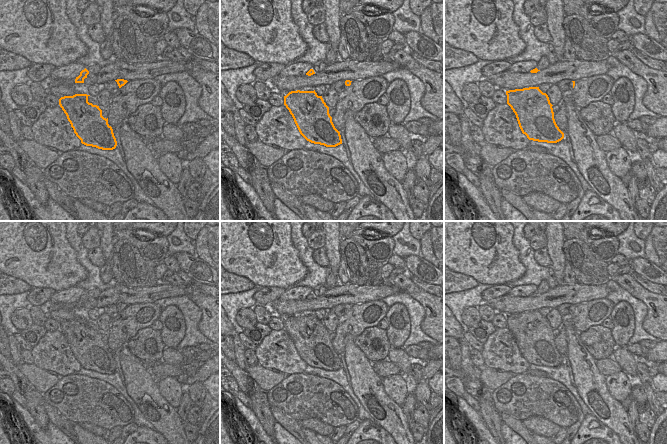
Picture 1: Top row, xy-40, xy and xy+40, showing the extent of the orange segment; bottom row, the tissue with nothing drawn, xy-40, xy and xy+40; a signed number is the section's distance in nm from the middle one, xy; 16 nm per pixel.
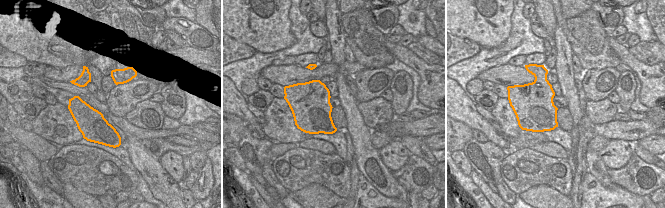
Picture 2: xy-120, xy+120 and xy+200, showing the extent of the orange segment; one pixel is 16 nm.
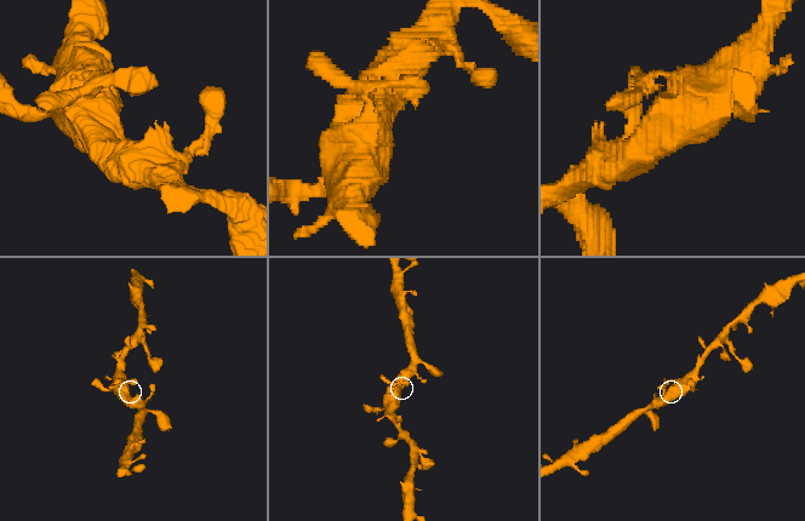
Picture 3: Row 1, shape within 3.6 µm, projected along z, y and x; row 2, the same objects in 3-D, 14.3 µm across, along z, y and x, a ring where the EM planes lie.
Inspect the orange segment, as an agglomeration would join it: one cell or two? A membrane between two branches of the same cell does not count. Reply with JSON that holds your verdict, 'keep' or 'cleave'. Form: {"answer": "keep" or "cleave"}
{"answer": "keep"}

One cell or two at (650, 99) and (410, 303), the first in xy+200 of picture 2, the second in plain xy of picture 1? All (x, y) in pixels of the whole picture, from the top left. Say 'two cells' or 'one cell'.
two cells

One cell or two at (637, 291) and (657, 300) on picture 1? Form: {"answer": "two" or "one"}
{"answer": "one"}

